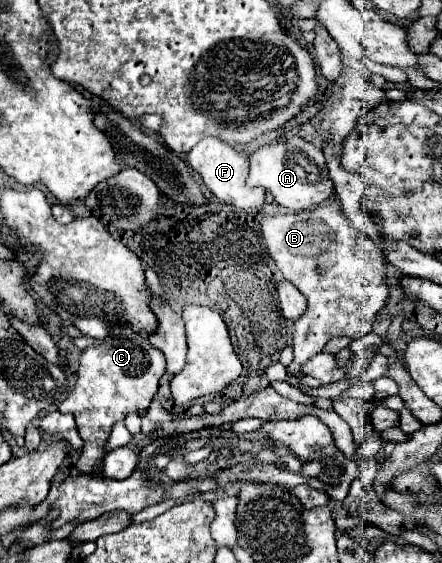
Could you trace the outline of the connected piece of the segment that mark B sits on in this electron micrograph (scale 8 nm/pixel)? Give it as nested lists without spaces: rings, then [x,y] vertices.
[[[316,206],[314,210],[300,214],[274,214],[262,218],[262,232],[266,238],[268,254],[274,258],[276,266],[308,300],[308,312],[294,324],[294,360],[286,368],[288,378],[300,380],[304,376],[302,366],[322,352],[328,340],[338,336],[348,336],[350,340],[362,338],[372,330],[376,314],[386,304],[390,290],[386,286],[386,266],[382,250],[362,232],[358,232],[348,218],[334,206]]]

